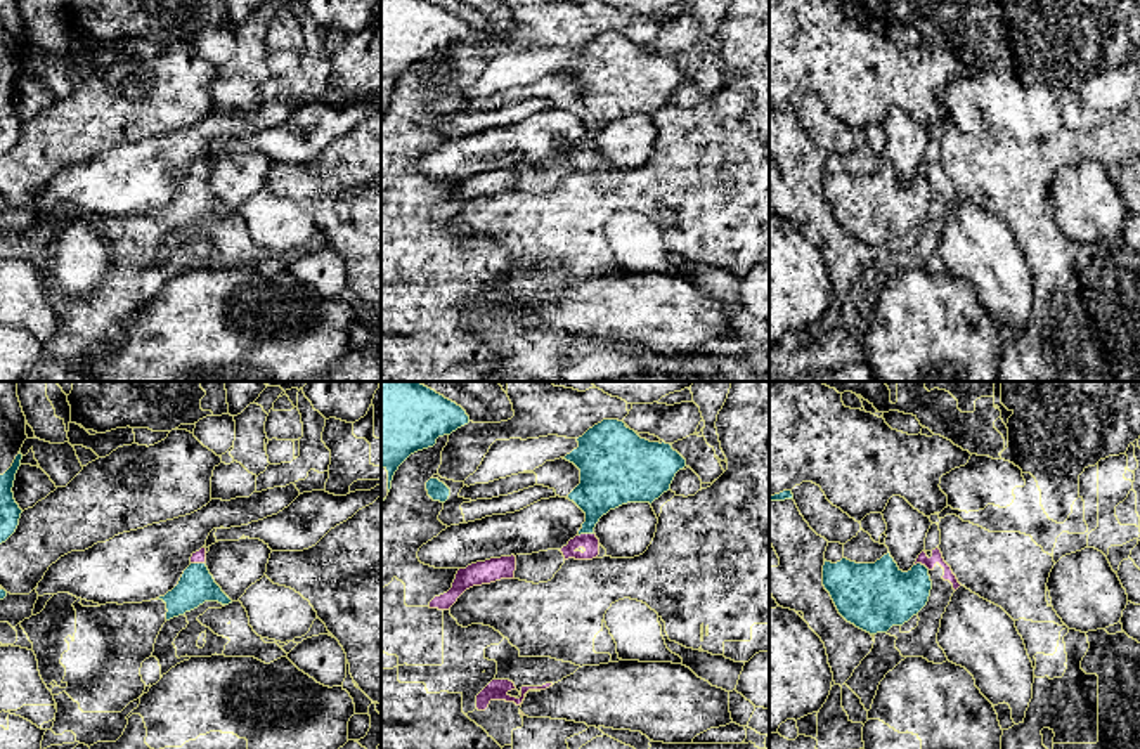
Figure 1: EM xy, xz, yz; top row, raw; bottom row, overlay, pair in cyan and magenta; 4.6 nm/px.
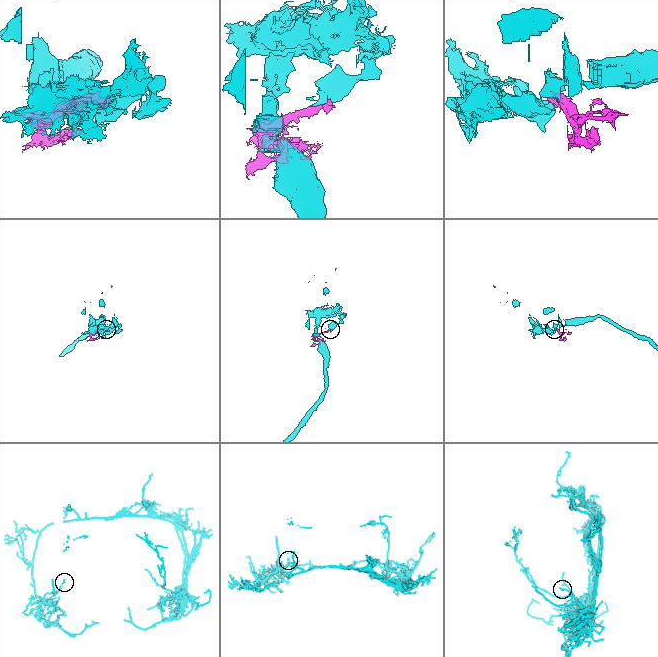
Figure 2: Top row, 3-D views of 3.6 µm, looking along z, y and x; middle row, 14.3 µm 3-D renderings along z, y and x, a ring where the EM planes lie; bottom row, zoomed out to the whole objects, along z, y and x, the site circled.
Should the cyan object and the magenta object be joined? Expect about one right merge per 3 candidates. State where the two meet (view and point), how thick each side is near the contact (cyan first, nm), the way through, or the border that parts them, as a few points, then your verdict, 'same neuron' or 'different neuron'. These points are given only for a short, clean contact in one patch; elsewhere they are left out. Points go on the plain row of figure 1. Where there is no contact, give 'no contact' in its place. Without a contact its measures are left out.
contact xy (198, 175); calibres 160 and 60 nm; border xy (191, 174), (205, 175); different neuron

